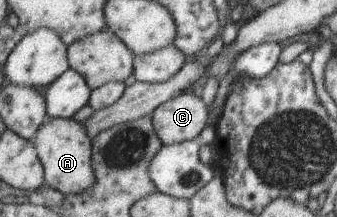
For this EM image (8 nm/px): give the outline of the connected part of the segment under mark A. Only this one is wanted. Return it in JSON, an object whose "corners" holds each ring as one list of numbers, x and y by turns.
{"corners":[[47,118,37,128,31,144,36,148,36,153,43,165,44,184,61,192,63,196,81,193,95,180,89,133,77,121,71,118]]}

